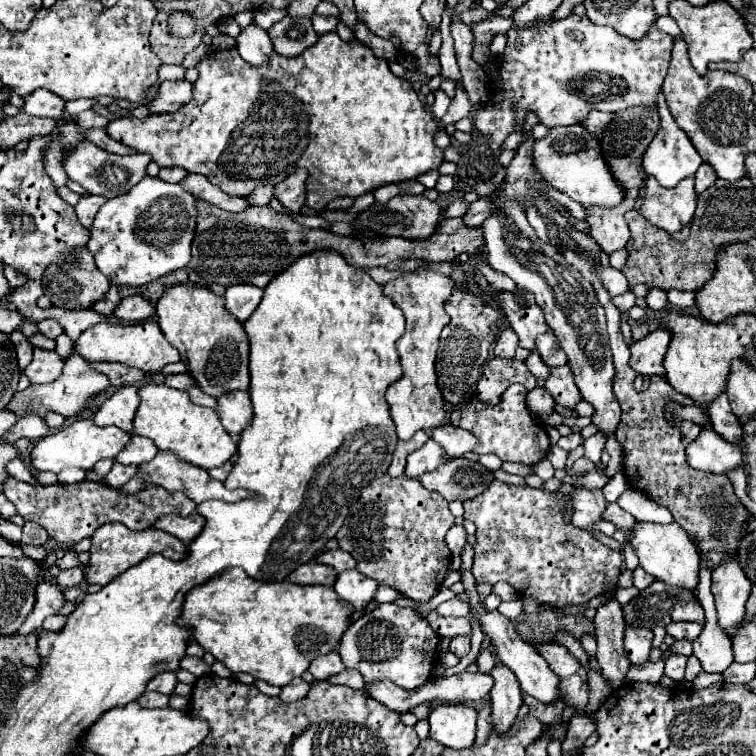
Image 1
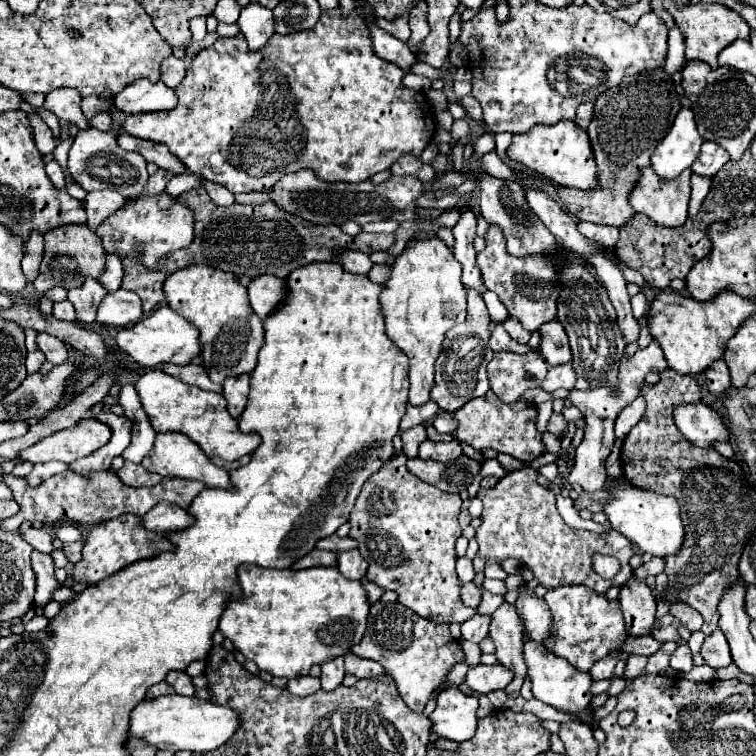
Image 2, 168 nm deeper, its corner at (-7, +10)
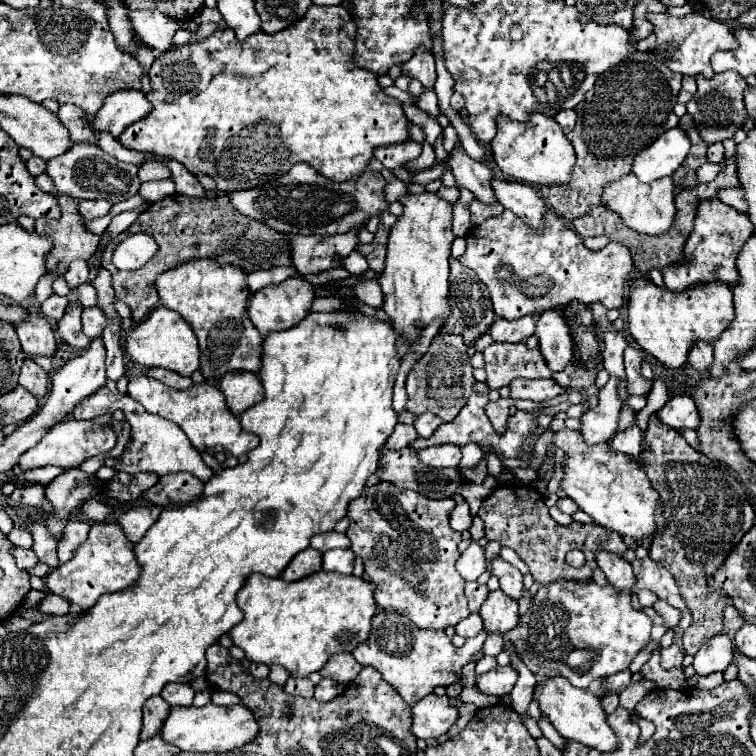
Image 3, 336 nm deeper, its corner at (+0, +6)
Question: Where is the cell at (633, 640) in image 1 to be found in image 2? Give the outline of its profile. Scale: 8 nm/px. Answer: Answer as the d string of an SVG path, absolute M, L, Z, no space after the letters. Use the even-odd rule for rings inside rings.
M629 579L619 593L619 603L629 635L649 635L655 625L657 601L653 597L653 591L645 585L645 581Z

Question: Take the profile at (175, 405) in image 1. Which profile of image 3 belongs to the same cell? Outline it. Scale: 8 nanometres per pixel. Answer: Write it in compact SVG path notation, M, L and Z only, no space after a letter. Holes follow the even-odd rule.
M138 375L138 377L130 379L128 395L132 399L136 399L148 413L160 415L160 417L176 423L198 451L222 447L228 453L240 457L258 445L258 437L254 433L244 431L240 427L240 419L228 409L226 401L224 401L224 393L210 383L200 383L200 385L188 387L188 389L176 391L156 379L150 379L146 375Z

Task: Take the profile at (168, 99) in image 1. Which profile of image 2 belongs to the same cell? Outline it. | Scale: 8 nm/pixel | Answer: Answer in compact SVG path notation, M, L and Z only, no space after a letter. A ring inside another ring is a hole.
M139 79L115 95L115 105L125 113L167 111L177 107L177 95L175 89L167 87L163 81L151 83L147 79Z

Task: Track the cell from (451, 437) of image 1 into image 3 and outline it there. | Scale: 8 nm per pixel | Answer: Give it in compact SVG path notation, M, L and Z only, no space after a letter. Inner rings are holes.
M422 413L414 421L414 429L418 431L420 437L430 437L438 425L442 425L442 421L434 413Z

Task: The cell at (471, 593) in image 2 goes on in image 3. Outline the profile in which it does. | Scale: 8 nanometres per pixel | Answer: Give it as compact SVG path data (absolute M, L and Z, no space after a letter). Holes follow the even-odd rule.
M476 581L466 583L466 599L468 599L468 607L470 607L472 613L480 611L480 605L486 601L486 597L488 597L488 587L486 585L480 585Z

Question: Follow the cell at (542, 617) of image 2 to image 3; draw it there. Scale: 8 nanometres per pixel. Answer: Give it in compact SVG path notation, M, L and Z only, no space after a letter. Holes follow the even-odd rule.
M500 555L492 557L490 565L492 565L492 575L496 575L500 579L500 589L518 601L522 597L522 589L524 589L522 573L516 567L512 567L510 563L502 561Z

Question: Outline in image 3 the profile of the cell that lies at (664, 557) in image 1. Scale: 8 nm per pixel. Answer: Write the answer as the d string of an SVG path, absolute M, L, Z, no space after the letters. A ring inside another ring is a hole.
M564 427L552 437L552 447L564 451L562 465L562 491L576 501L576 505L592 517L594 523L620 533L624 539L638 541L642 537L652 537L660 525L664 525L662 505L656 491L638 467L638 463L626 453L616 453L610 441L602 445L588 445L580 431Z

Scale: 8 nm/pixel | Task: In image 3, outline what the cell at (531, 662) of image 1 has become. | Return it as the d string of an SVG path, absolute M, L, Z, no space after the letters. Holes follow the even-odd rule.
M548 679L548 681L544 681L542 687L536 689L534 699L540 703L540 711L550 717L550 723L558 729L558 733L564 739L578 741L578 743L586 745L588 749L596 749L600 753L612 753L620 747L618 737L614 735L612 727L606 721L606 713L600 705L600 699L594 693L576 689L576 687L568 685L568 681L564 681L564 679Z

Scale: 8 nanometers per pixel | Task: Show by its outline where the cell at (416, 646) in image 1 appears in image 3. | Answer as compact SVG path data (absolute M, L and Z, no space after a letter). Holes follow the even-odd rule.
M378 613L372 621L372 631L368 641L354 649L354 659L360 665L370 665L380 671L386 683L390 683L402 699L414 707L422 697L432 693L436 687L448 687L460 681L462 667L470 661L472 653L480 651L486 641L486 629L482 629L476 637L466 639L464 647L454 647L444 631L428 631L416 629L406 617L396 613Z

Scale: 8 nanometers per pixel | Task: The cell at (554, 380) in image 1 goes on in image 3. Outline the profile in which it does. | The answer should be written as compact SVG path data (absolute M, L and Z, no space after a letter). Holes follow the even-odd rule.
M516 379L510 381L508 387L512 399L532 399L532 401L548 401L566 391L554 379Z

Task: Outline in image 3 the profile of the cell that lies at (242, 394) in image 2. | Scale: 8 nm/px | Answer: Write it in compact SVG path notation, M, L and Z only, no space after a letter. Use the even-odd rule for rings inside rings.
M232 371L226 373L220 381L220 389L226 397L228 407L232 413L242 415L248 407L252 407L256 401L264 399L264 389L258 379L258 375L250 371Z

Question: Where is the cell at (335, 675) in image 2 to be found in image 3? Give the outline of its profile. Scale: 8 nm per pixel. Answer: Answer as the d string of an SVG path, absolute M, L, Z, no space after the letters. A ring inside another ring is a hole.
M322 679L316 685L314 699L318 699L318 701L332 701L336 695L338 695L338 689L336 689L336 683L332 679Z

